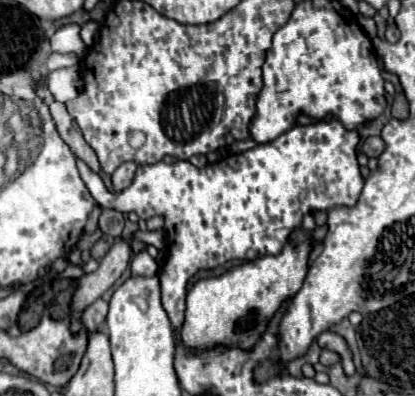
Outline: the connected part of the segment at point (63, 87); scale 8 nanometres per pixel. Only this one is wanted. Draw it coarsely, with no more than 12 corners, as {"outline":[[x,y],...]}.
{"outline":[[79,68],[49,74],[49,92],[57,102],[75,98],[83,82]]}

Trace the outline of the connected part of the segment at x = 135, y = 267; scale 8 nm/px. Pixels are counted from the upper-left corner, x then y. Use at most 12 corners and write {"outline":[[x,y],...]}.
{"outline":[[141,252],[131,260],[131,276],[155,276],[157,262]]}

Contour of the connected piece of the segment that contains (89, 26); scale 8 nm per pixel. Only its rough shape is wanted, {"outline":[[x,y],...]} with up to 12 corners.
{"outline":[[91,20],[81,26],[86,46],[95,42],[97,26]]}

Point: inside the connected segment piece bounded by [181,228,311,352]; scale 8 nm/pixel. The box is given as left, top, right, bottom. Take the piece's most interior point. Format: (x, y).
(233, 309)

